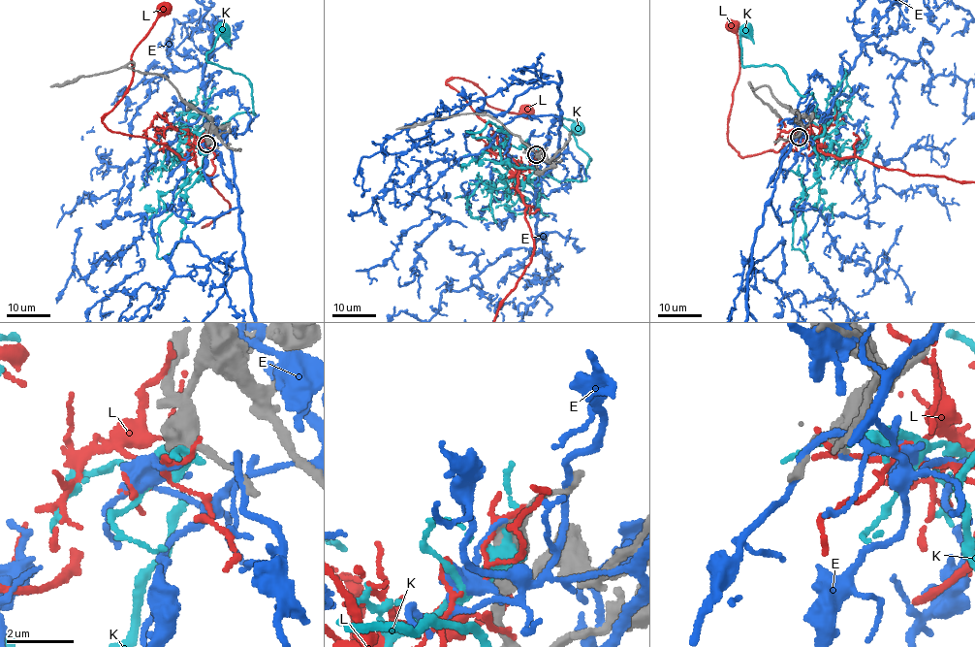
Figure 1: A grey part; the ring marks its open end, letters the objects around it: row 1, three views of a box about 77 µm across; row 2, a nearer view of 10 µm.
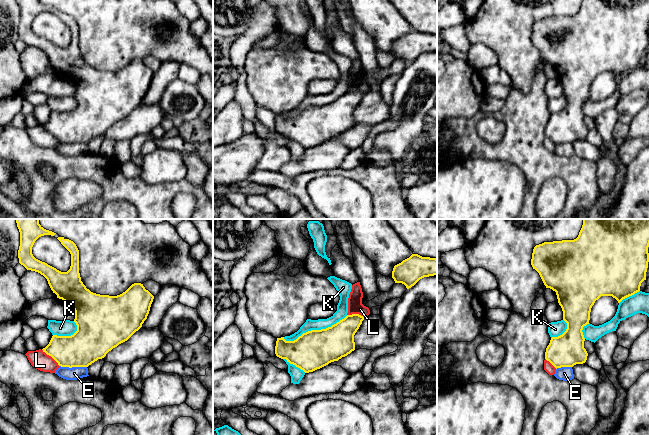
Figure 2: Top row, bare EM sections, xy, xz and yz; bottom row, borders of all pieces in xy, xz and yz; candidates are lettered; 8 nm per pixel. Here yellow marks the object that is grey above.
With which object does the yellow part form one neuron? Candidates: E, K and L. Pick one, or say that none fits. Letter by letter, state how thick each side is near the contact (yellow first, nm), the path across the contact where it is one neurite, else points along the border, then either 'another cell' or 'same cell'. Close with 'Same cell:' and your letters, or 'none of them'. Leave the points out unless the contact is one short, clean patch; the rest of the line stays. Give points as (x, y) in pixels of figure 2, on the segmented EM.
E: 300 nm thick on the yellow side, 110 nm on the other; another cell
K: 300 nm thick on the yellow side, 90 nm on the other; another cell
L: 280 nm thick on the yellow side, 150 nm on the other; another cell
Same cell: none of them

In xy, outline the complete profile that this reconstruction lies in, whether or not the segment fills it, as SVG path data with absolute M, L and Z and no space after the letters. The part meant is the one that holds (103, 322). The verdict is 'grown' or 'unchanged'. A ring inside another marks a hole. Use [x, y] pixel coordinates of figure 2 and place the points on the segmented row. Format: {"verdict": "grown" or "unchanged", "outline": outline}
{"verdict": "unchanged", "outline": "M16 219L16 223L20 232L19 263L27 270L43 275L57 298L70 304L75 311L74 322L77 325L77 331L71 336L53 335L49 344L42 349L59 366L69 368L88 367L98 359L104 358L113 348L127 341L142 327L154 299L154 296L145 289L143 284L134 283L125 292L117 296L93 293L81 281L79 250L73 241L64 237L57 238L71 254L70 269L67 272L61 272L36 259L32 254L32 247L39 237L44 235L54 236L56 233L44 229L39 224L39 219Z"}

